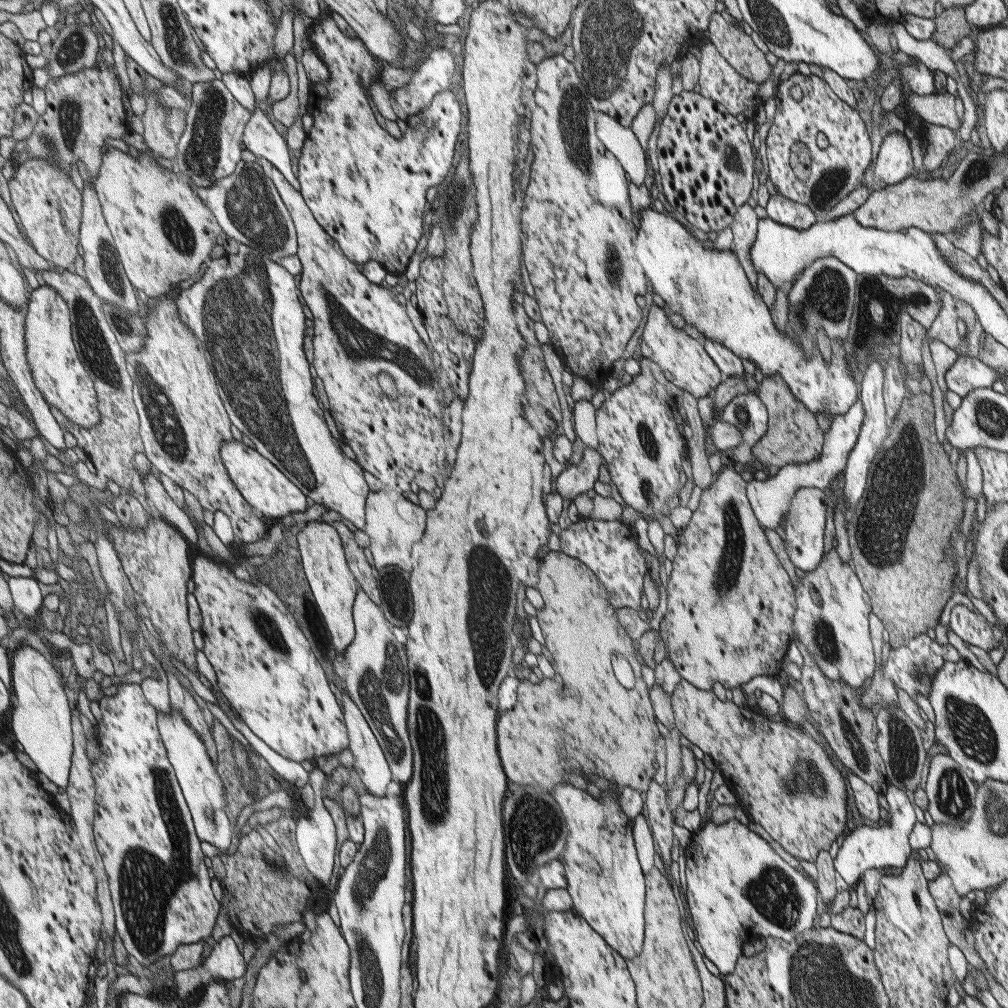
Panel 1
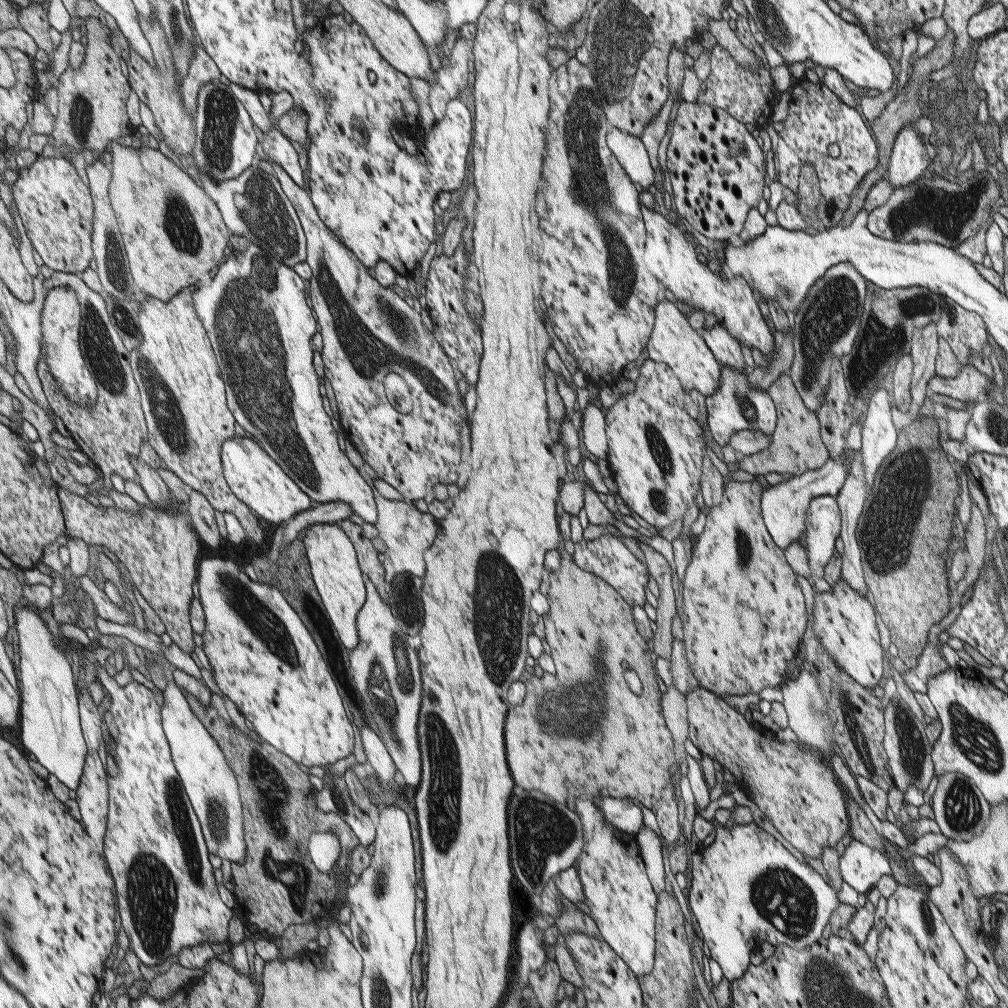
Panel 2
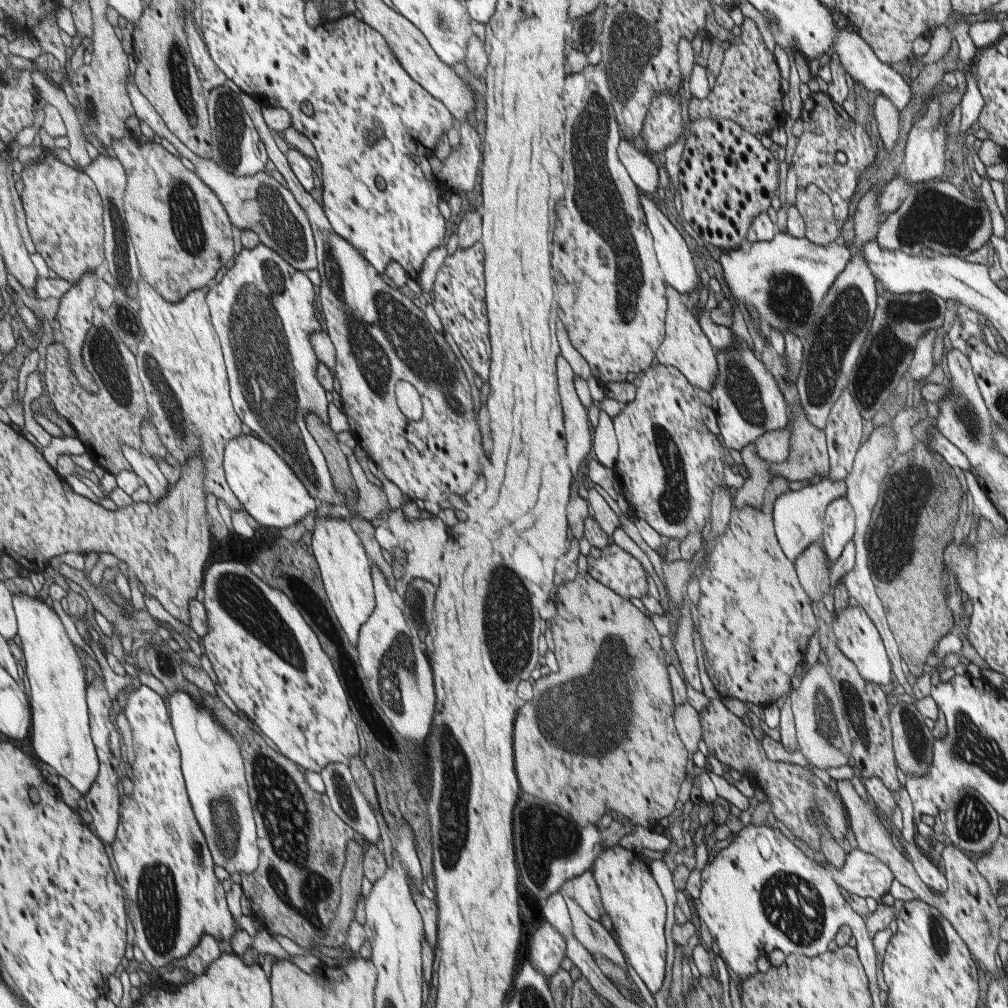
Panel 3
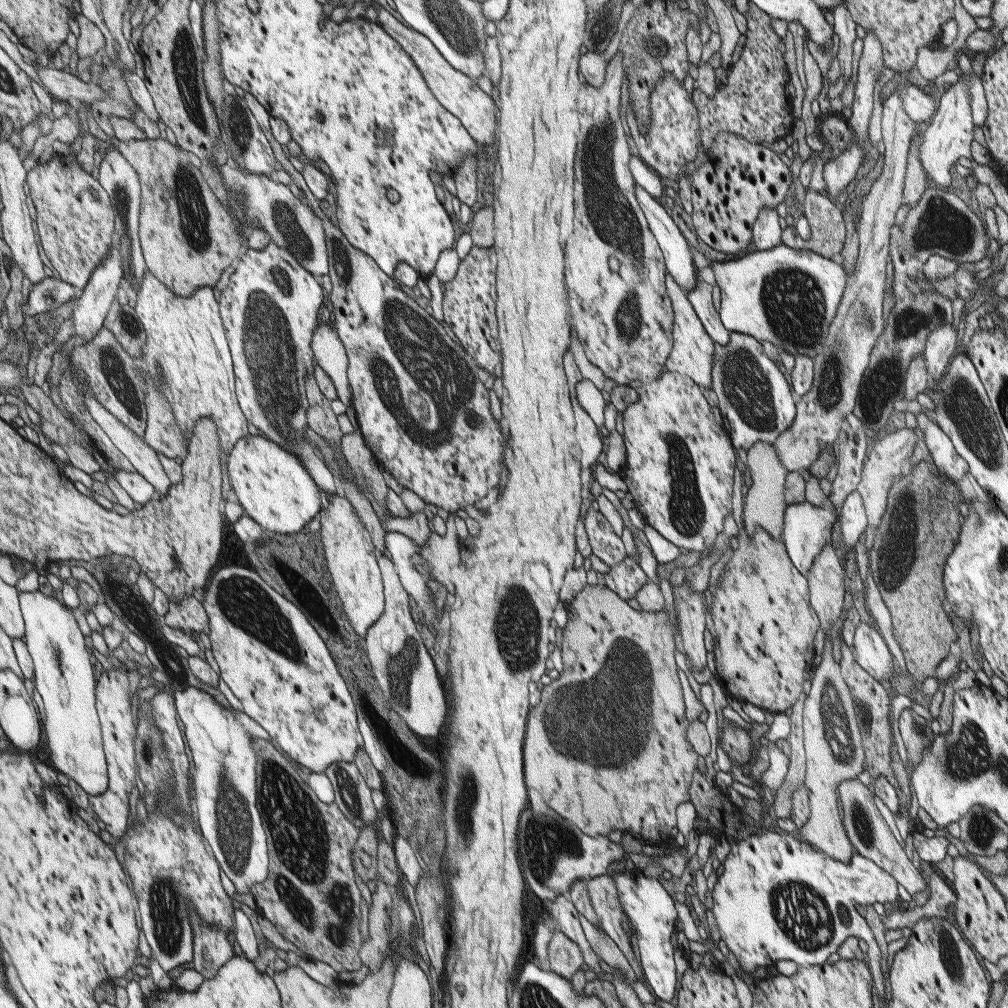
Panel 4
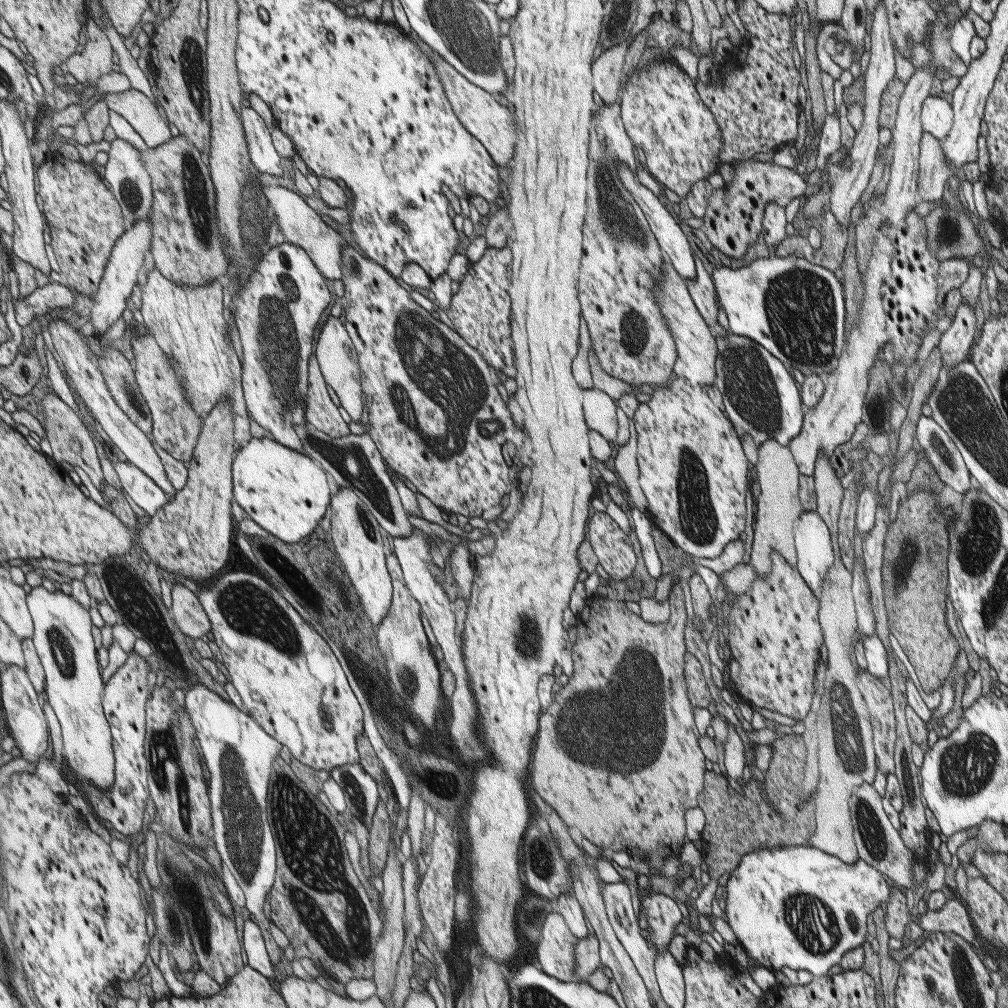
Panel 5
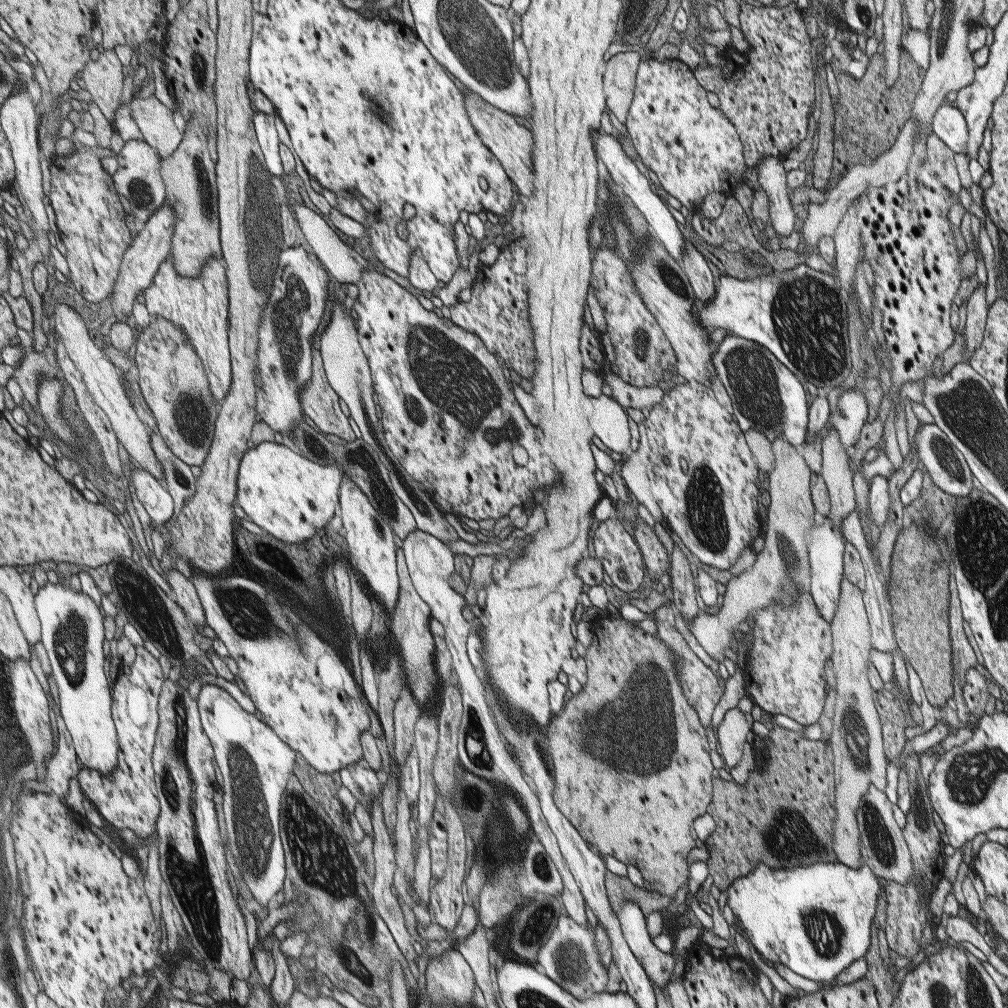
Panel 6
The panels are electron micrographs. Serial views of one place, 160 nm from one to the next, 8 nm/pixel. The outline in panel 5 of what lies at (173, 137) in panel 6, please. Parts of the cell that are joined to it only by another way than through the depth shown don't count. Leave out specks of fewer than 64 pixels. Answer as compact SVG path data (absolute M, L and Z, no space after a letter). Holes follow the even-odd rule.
M130 88L122 93L103 93L101 101L110 111L119 112L146 140L151 148L157 148L173 138L169 122L163 118L155 102L140 90Z

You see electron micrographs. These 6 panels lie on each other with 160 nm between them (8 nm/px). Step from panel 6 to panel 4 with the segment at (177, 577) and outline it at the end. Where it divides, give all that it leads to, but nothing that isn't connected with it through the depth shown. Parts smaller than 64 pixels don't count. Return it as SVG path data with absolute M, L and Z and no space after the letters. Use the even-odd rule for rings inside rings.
M187 595L178 606L171 605L167 618L169 623L197 633L204 632L209 635L211 630L210 618L204 603L192 595Z

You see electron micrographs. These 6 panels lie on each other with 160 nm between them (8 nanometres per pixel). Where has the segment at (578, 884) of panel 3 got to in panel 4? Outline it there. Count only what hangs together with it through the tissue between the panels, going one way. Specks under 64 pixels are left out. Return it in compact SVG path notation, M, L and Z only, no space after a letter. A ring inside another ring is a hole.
M609 874L595 876L586 881L586 887L591 906L597 915L599 929L603 930L603 933L609 936L609 939L616 944L619 951L625 956L629 967L635 973L636 980L643 983L647 991L652 993L641 968L639 968L639 962L633 956L631 946L629 945L629 936L625 934L626 929L623 928L623 925L628 924L627 917L620 905L613 879Z

